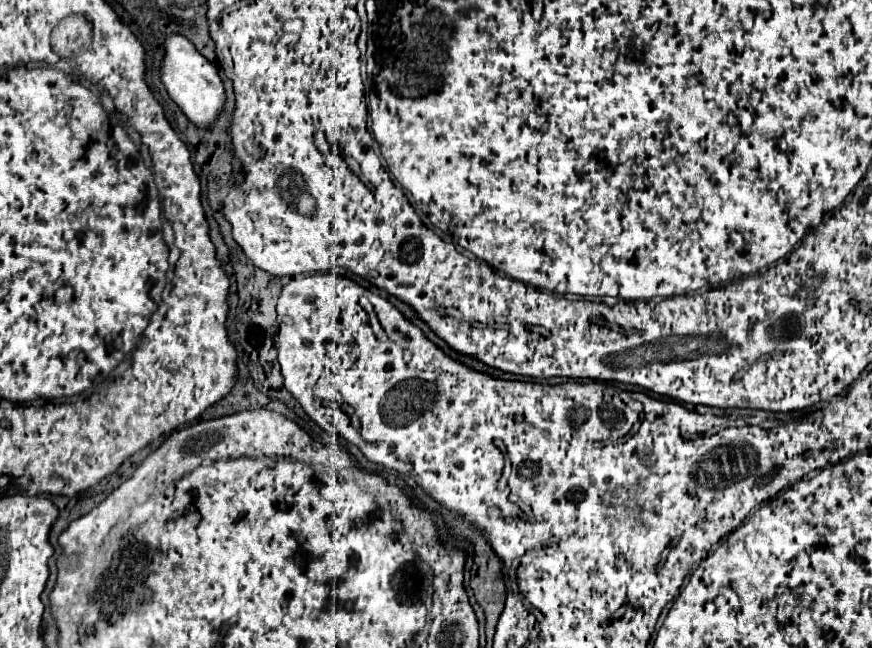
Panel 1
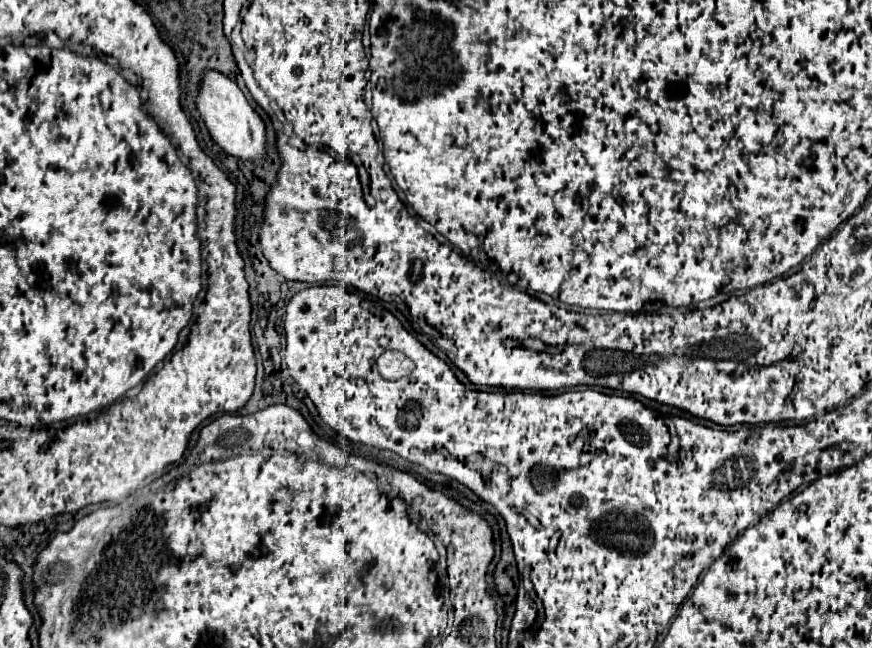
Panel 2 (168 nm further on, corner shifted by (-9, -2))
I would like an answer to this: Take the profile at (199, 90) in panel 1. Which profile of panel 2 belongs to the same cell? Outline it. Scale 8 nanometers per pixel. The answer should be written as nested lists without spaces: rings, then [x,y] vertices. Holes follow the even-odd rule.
[[[204,72],[202,90],[198,96],[198,112],[202,114],[212,138],[222,150],[244,160],[266,160],[266,126],[248,104],[242,90],[220,72]]]

